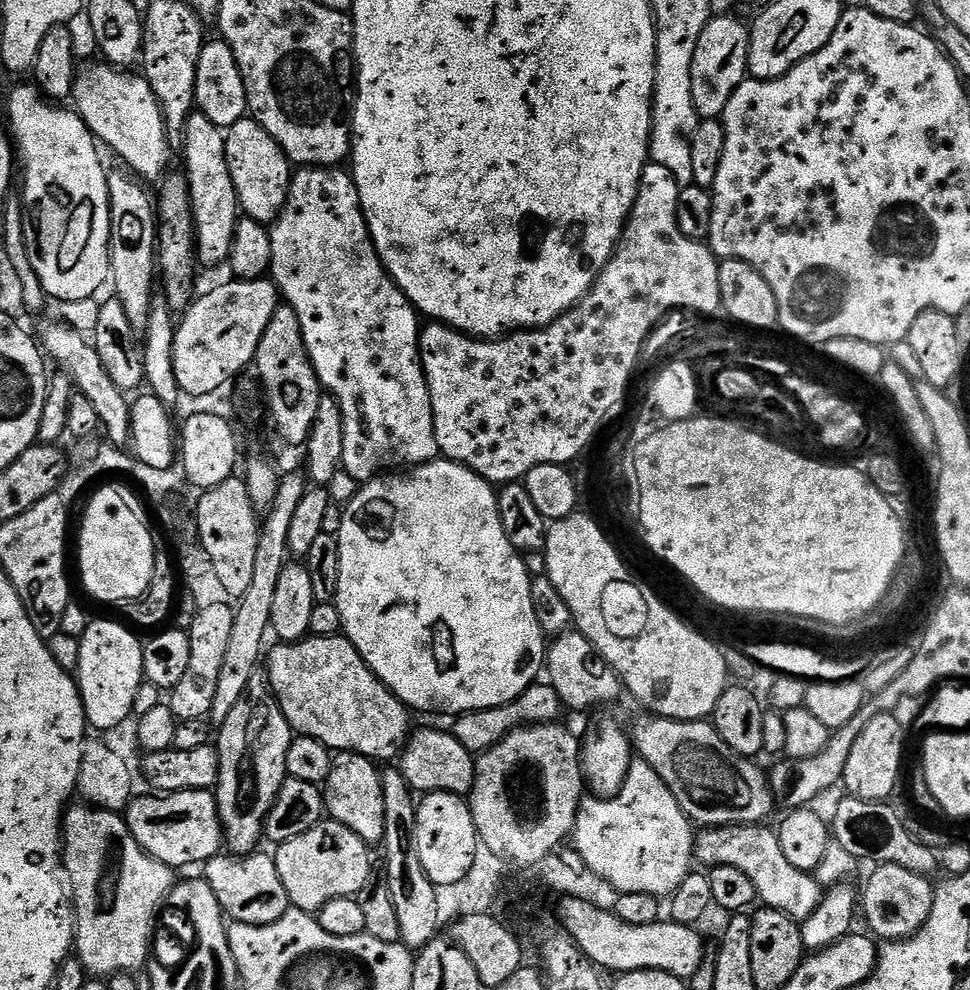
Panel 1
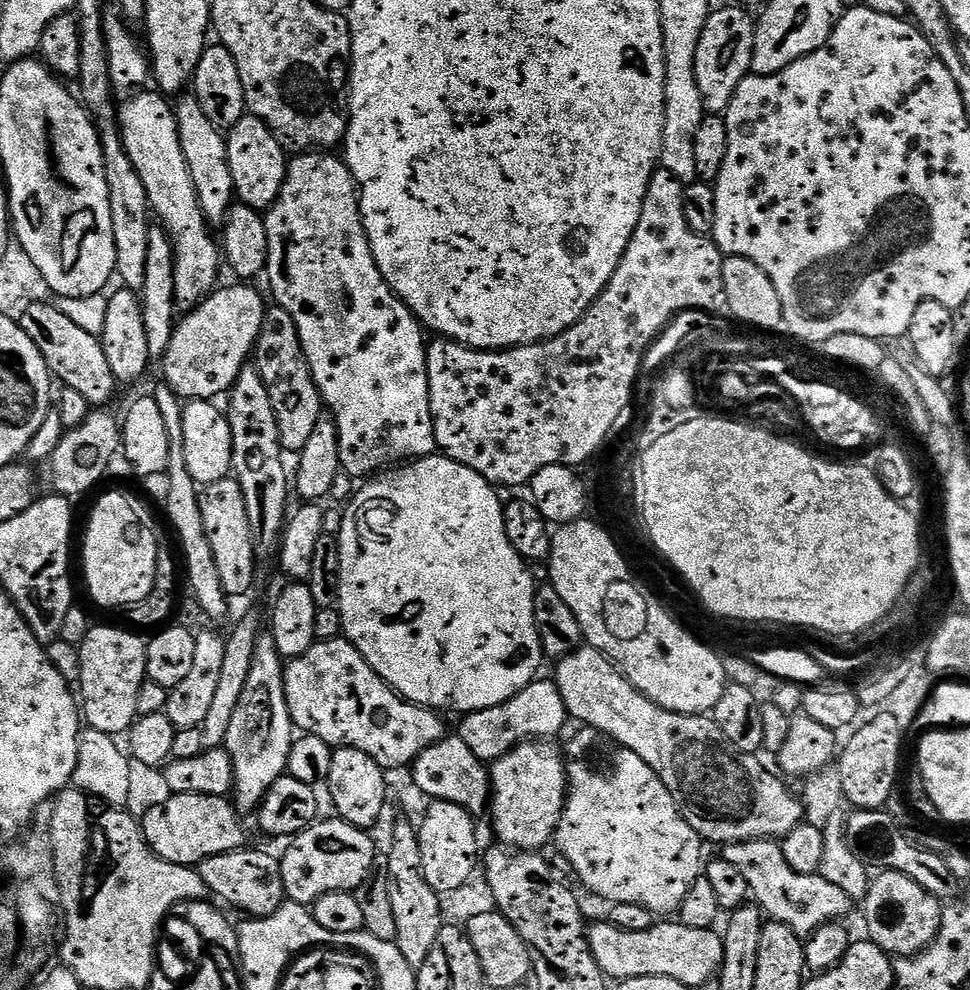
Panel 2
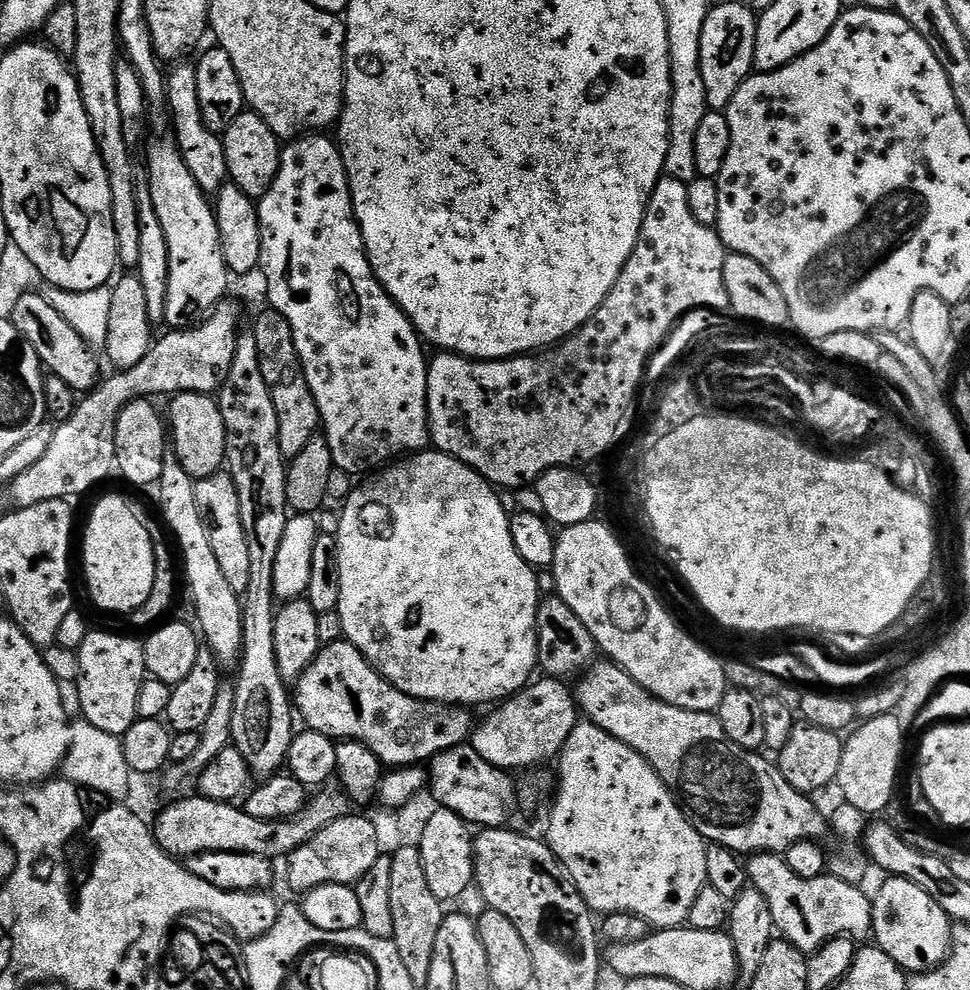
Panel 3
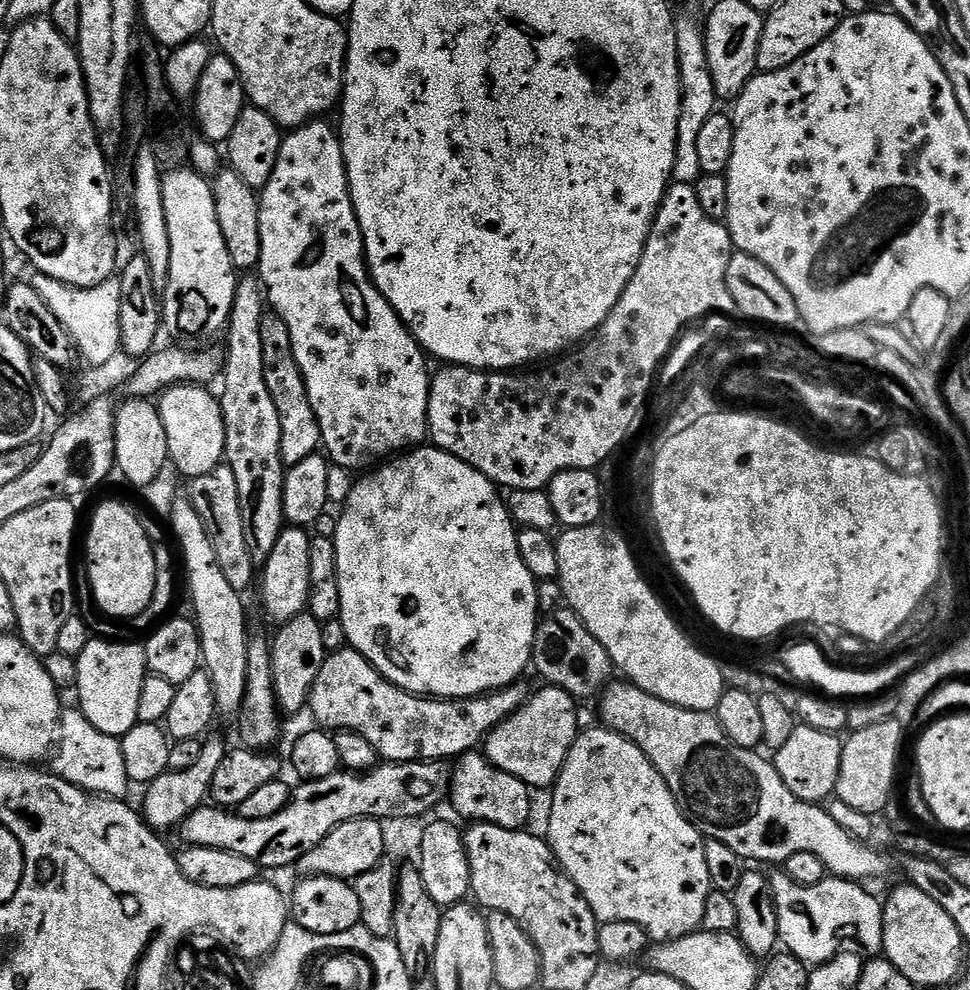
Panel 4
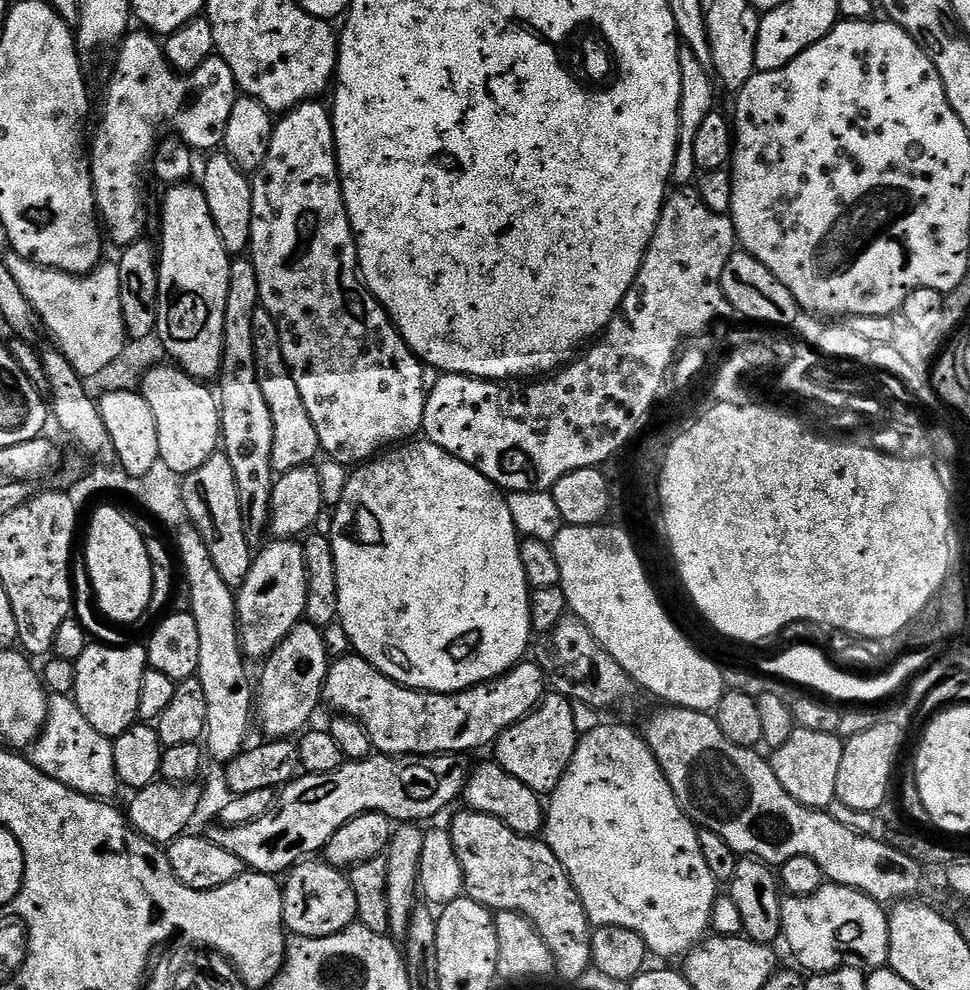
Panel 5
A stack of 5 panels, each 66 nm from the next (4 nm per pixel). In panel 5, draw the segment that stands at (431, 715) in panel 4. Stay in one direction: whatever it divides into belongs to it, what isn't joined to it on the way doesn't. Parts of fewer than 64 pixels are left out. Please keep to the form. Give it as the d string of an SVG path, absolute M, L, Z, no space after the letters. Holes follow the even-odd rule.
M349 654L329 663L323 703L329 704L333 713L357 720L366 734L370 734L370 742L377 753L385 756L443 756L469 754L475 748L495 745L496 739L510 726L530 715L545 695L546 677L534 662L521 662L504 675L487 680L485 684L475 684L465 692L422 692L415 688L405 688L403 684L382 674L361 656Z

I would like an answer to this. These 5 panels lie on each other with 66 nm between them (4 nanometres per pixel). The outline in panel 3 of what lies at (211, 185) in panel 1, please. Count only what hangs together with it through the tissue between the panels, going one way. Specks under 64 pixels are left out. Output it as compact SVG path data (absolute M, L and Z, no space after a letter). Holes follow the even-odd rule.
M180 62L176 68L167 73L168 112L170 113L170 128L174 133L176 149L182 154L182 162L186 162L190 174L194 174L194 182L205 194L215 194L229 183L228 167L226 166L226 150L223 139L217 133L211 132L202 118L200 91L198 90L197 65Z

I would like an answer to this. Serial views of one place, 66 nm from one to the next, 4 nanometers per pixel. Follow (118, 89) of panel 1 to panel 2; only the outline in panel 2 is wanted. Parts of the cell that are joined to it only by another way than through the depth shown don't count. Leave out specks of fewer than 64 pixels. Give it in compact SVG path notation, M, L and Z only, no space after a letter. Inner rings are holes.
M159 91L137 92L119 105L118 123L126 154L130 162L134 162L134 170L138 170L142 186L146 186L149 209L172 242L175 303L181 309L191 310L211 296L217 287L216 275L220 268L222 272L222 248L217 237L216 240L212 237L213 229L198 206L198 194L194 190L194 182L186 166L186 154L182 154L182 142L178 138L173 105L169 97Z

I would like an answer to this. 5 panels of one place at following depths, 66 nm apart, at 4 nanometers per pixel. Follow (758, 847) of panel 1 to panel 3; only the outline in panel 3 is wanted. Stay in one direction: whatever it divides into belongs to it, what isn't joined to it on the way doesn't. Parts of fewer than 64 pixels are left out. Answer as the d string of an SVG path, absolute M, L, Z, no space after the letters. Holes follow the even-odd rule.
M758 852L746 860L751 887L757 888L770 902L770 914L775 931L789 940L798 951L817 952L828 940L836 936L849 938L867 937L872 930L872 902L863 887L825 874L818 878L798 878L784 861L783 855L775 852Z

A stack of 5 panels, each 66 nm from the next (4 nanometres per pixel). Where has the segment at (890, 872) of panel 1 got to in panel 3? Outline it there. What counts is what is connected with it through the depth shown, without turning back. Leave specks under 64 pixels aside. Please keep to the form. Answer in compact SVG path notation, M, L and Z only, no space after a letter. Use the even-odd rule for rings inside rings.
M888 876L885 884L877 890L872 902L872 930L870 933L875 947L881 948L905 973L928 972L937 968L948 957L952 946L953 921L949 920L946 910L906 878Z

